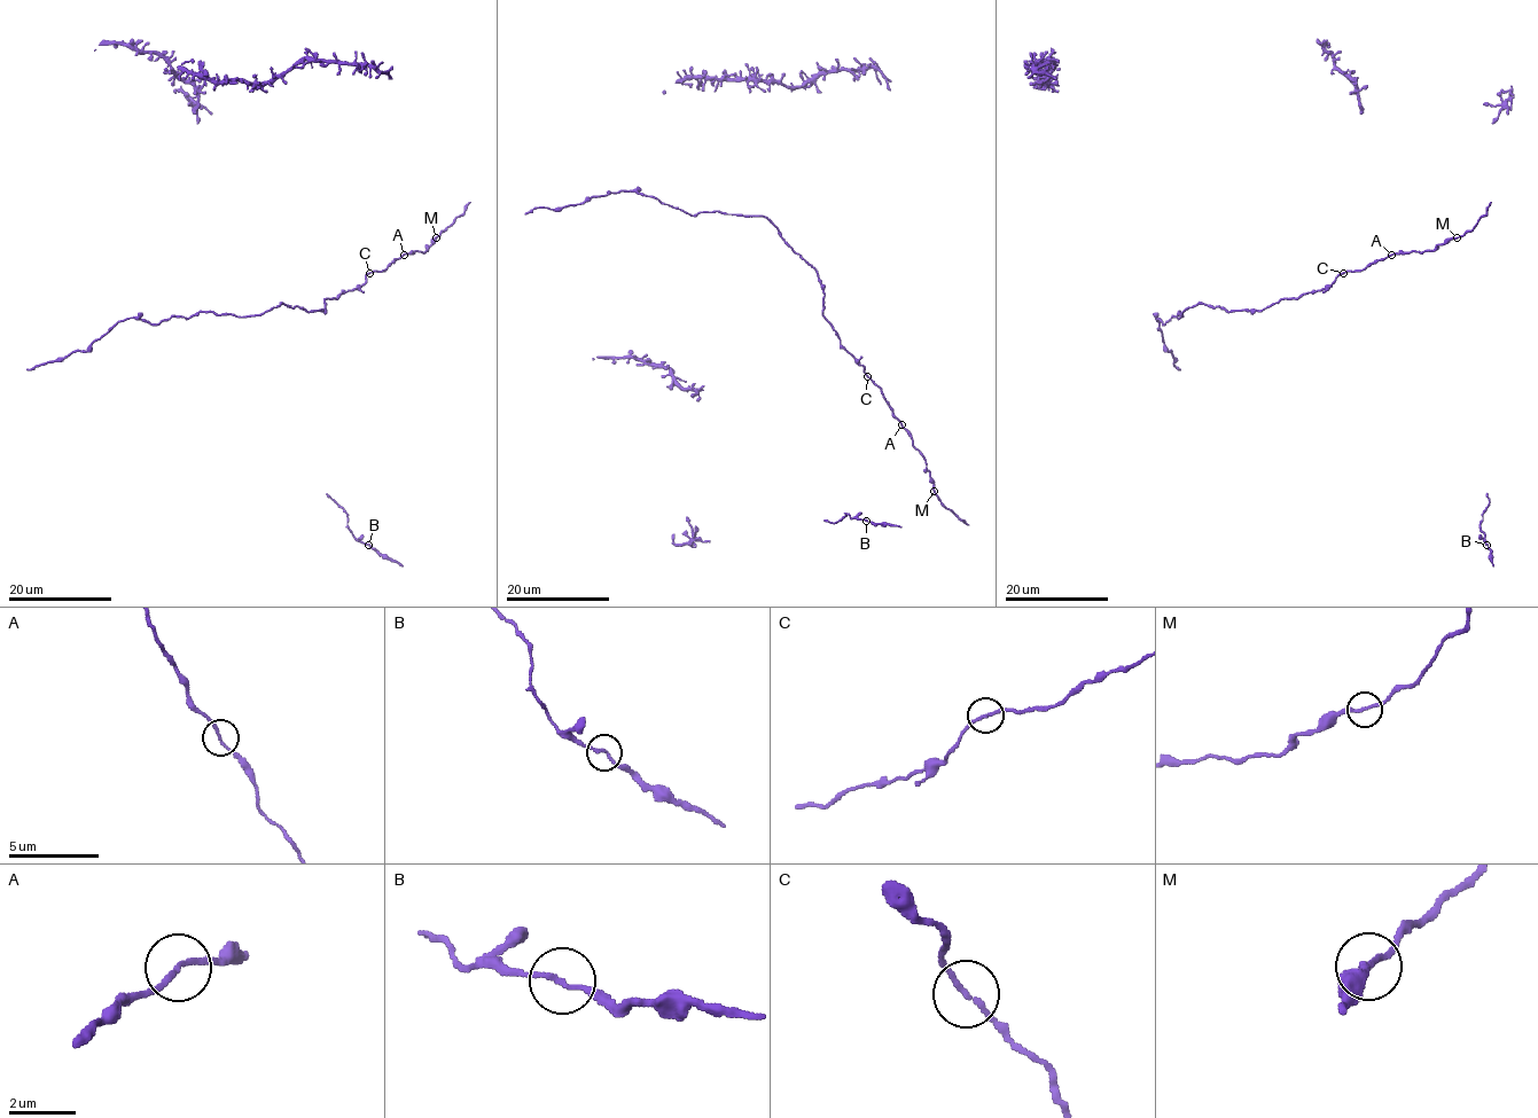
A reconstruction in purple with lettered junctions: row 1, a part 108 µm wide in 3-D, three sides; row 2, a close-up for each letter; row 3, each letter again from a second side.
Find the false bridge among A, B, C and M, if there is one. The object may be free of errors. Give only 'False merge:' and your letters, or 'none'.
False merge: M

